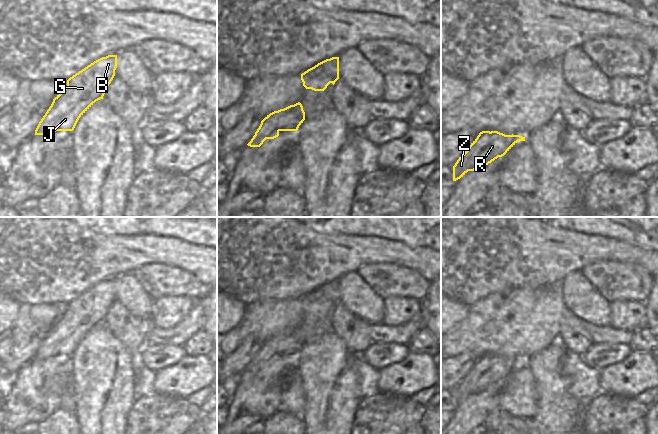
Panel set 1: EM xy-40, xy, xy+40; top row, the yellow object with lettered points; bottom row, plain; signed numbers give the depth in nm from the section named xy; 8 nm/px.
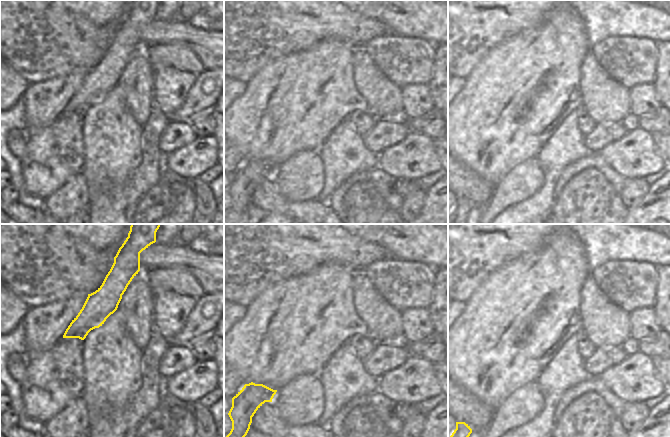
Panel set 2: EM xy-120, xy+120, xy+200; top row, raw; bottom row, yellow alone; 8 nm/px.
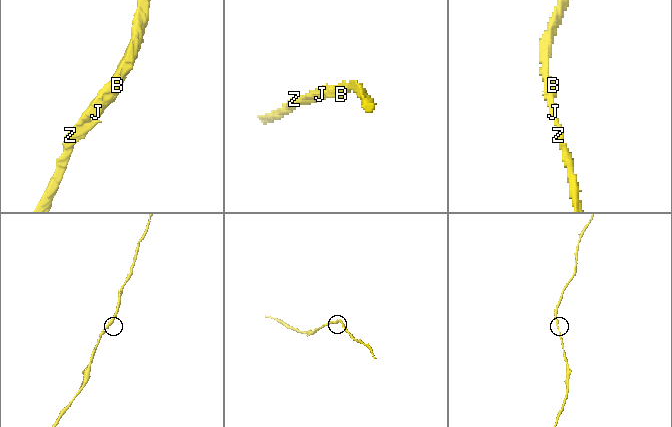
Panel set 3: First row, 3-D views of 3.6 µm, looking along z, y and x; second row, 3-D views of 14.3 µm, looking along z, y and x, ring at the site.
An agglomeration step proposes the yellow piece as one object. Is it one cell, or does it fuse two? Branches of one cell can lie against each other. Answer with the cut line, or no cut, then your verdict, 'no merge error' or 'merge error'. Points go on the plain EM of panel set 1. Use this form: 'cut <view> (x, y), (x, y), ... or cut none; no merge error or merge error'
cut none; no merge error

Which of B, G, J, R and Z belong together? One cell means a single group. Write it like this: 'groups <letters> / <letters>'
groups B G J R Z

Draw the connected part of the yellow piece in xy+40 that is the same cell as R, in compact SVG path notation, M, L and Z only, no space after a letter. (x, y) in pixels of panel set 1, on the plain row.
M482 355L453 390L453 405L468 395L480 393L498 381L504 380L518 365L525 365L520 359L505 359L498 355Z

